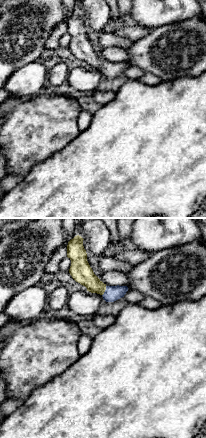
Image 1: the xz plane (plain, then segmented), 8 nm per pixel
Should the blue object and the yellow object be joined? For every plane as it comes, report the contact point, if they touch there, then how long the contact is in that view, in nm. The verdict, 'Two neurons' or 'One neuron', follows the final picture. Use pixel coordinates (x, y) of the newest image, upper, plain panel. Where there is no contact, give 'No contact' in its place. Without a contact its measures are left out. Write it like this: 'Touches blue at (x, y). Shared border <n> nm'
Touches blue at (105, 67). Shared border 90 nm

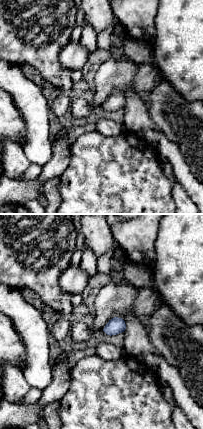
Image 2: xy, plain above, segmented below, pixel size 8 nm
No contact

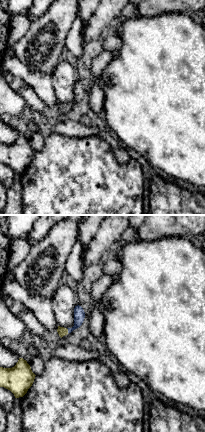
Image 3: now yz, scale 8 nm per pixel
Touches blue at (68, 106). Shared border 40 nm

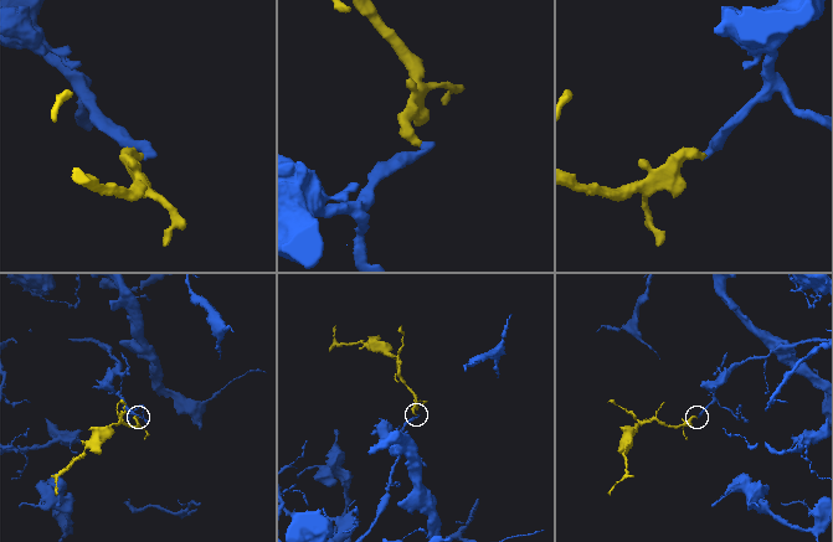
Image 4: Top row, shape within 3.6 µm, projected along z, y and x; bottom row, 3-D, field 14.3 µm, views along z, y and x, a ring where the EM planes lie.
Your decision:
One neuron

